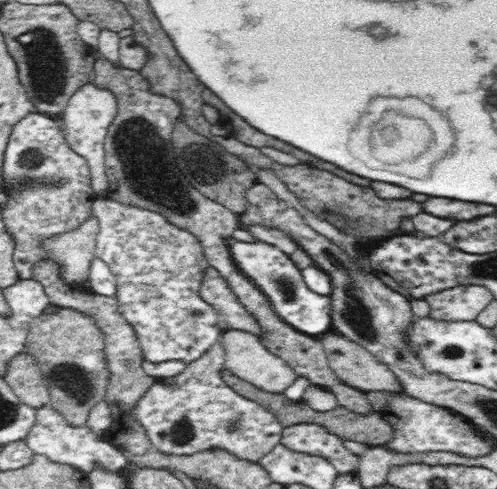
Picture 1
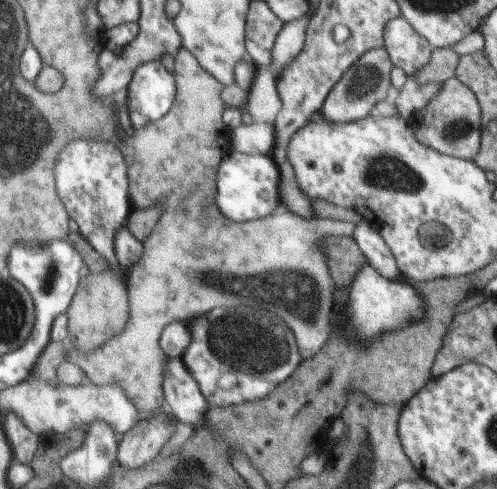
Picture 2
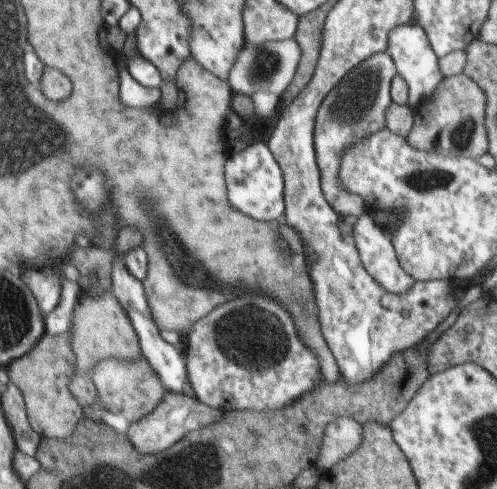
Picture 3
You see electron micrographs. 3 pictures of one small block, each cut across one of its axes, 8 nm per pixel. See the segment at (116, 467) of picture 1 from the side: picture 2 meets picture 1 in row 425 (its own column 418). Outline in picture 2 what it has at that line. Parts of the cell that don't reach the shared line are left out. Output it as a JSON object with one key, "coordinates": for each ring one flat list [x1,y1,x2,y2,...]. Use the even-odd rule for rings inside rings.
{"coordinates":[[397,16,389,20,383,30,383,48,391,62,405,70,407,78,431,62,431,44,425,36,417,34,411,24]]}

